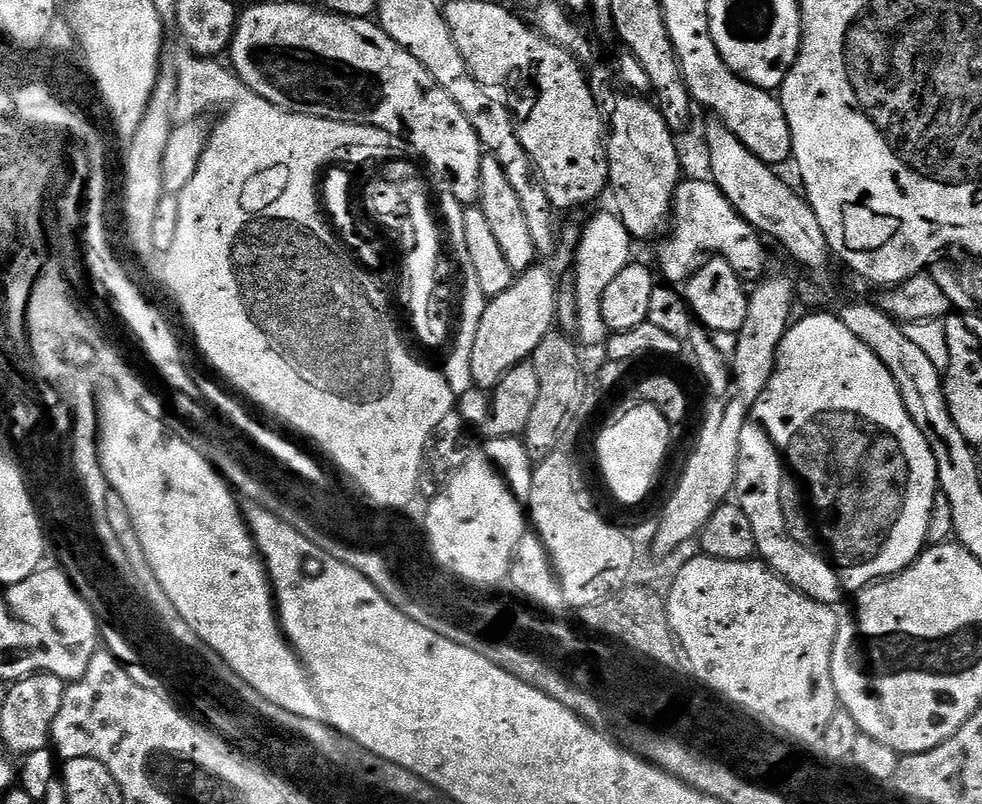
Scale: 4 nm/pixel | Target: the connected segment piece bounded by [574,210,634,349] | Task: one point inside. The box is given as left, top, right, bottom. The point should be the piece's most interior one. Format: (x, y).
(605, 248)

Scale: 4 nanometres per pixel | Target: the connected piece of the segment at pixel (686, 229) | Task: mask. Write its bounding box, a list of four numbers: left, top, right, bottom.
[659,179,768,286]

